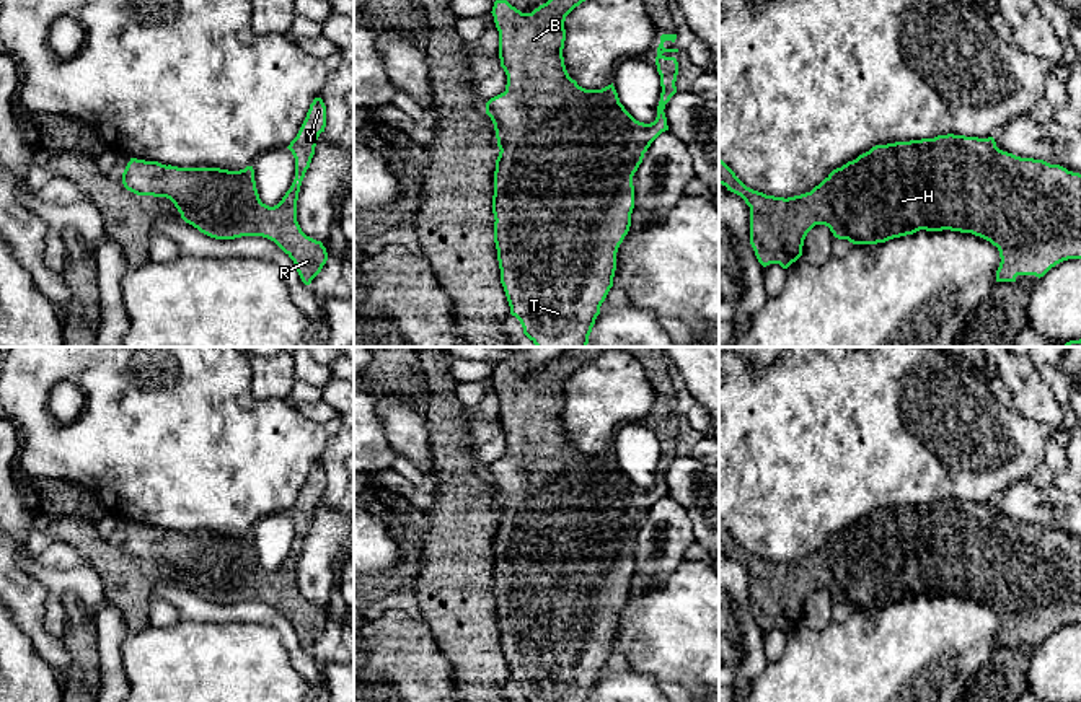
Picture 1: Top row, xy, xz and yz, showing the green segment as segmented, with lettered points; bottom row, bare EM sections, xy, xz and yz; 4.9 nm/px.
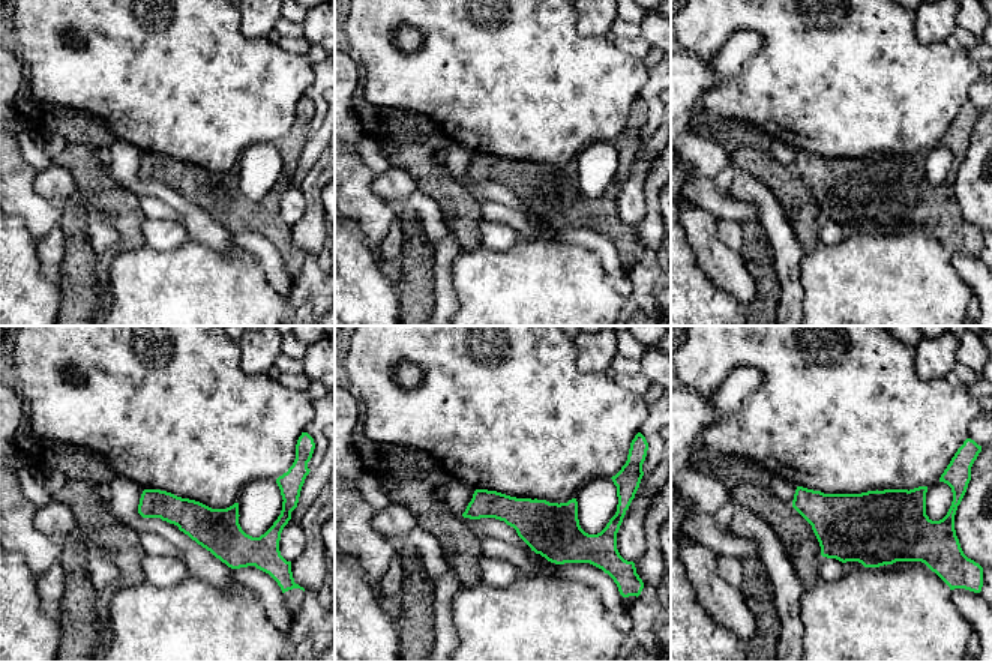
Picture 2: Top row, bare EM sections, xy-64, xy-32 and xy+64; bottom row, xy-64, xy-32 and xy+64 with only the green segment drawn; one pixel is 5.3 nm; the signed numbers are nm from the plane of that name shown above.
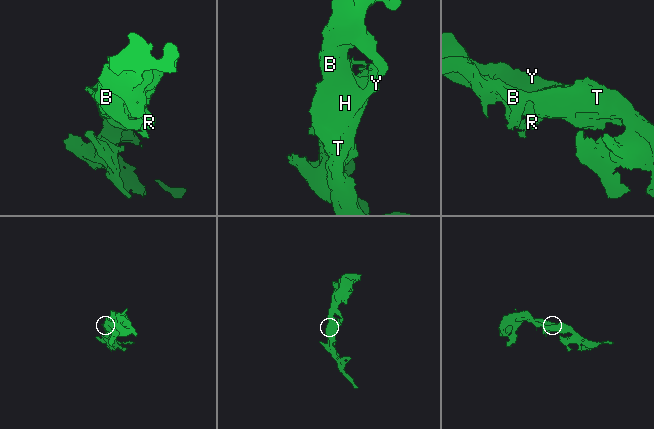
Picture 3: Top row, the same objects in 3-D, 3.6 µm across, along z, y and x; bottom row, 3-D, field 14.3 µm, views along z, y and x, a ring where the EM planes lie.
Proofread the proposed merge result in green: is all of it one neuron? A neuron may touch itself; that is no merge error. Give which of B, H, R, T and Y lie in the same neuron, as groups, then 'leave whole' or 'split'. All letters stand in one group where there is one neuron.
B H R T Y | leave whole

